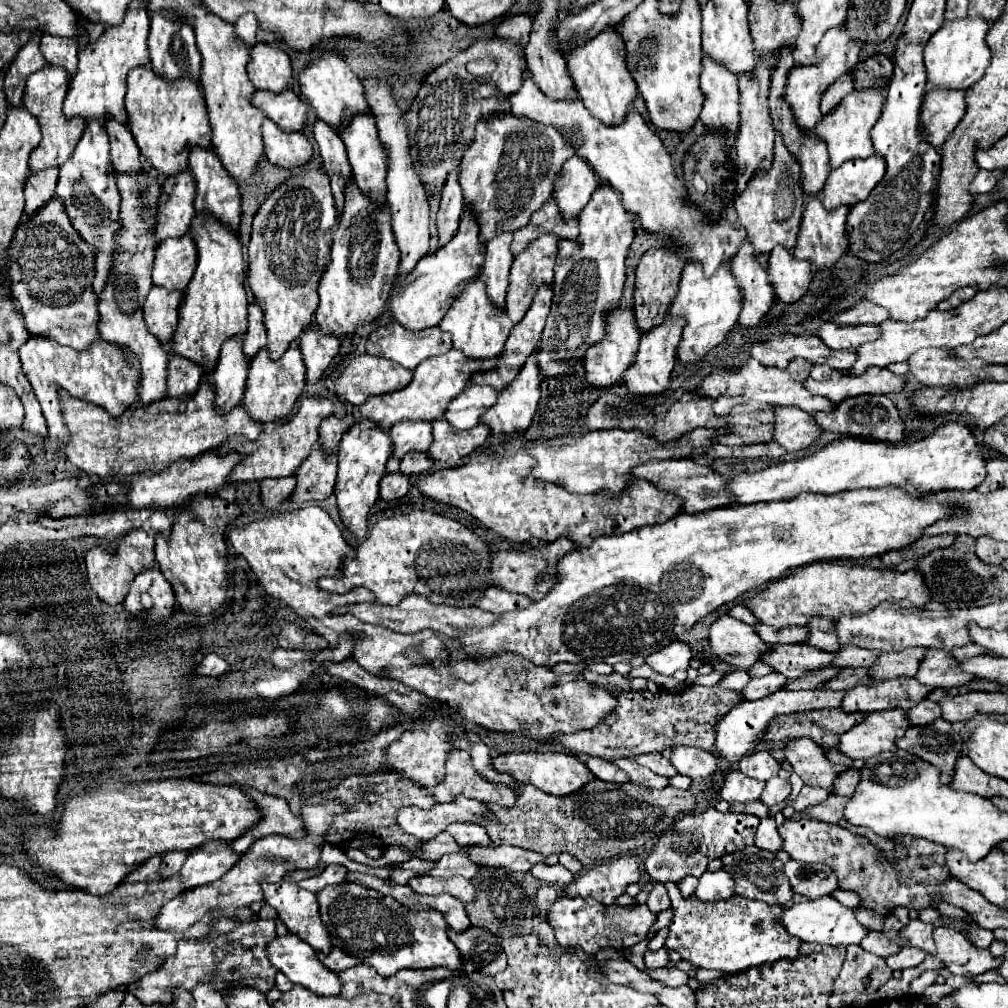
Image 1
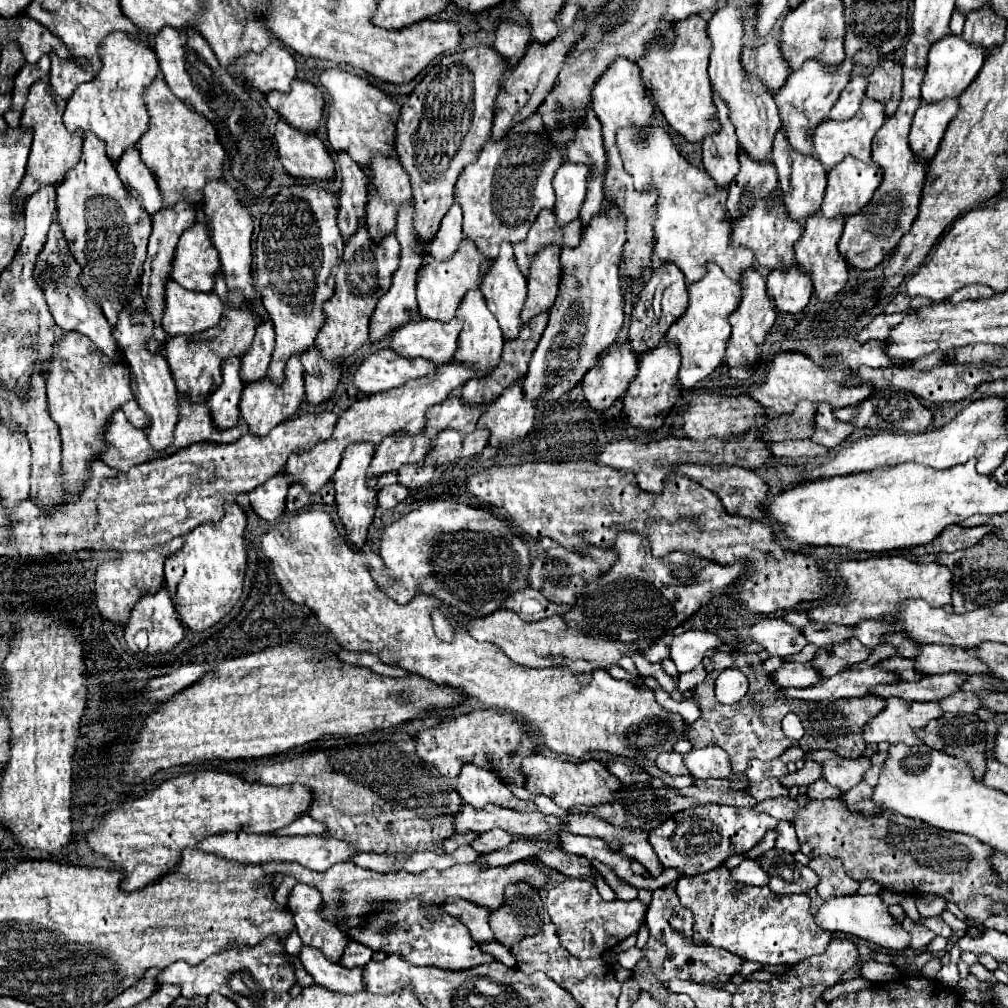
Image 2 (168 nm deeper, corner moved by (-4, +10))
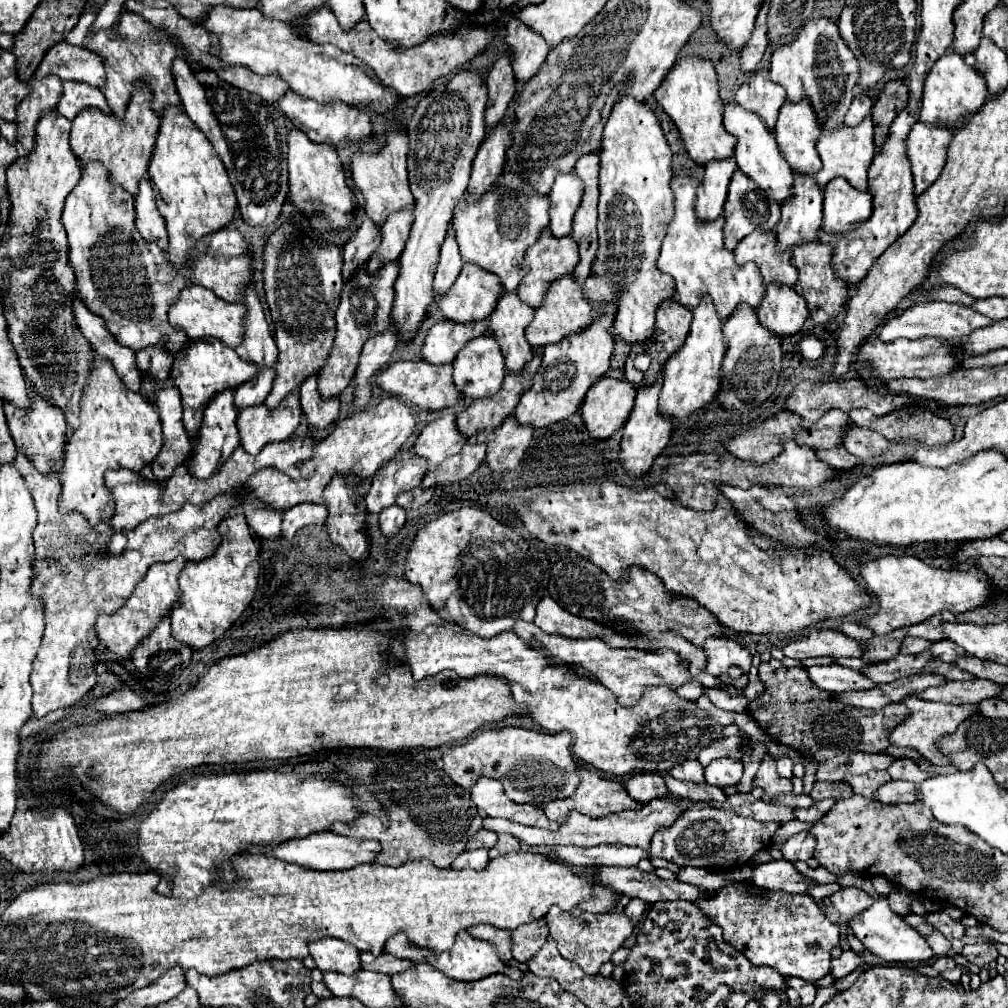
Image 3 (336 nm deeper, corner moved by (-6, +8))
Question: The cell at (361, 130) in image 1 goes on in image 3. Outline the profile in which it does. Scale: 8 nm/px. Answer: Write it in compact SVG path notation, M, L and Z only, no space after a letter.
M413 208L399 210L385 220L385 224L381 226L381 244L375 250L375 256L371 256L371 260L367 262L367 272L375 272L383 264L399 258L399 254L405 248L411 224L413 224Z

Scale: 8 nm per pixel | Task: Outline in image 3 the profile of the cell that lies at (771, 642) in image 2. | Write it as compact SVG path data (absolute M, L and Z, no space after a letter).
M813 630L807 636L799 636L789 640L783 648L783 654L795 660L811 658L811 656L861 656L861 648L853 638L843 636L837 630Z

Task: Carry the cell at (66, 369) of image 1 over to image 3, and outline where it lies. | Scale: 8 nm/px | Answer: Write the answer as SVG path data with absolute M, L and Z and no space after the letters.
M93 360L79 402L79 428L67 432L65 454L61 464L61 512L81 512L91 526L99 520L107 522L113 514L113 498L103 482L107 470L129 468L139 472L155 460L163 436L155 406L141 394L131 392L109 360Z

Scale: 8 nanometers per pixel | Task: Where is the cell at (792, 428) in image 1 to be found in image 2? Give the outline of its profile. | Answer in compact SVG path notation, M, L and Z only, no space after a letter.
M819 404L819 410L815 414L815 434L813 434L813 442L827 446L827 448L835 448L841 442L845 442L851 434L853 434L853 426L849 422L841 422L833 416L833 408L829 404Z

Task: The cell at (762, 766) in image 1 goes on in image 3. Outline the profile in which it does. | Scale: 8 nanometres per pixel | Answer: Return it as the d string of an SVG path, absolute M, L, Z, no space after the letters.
M767 754L767 756L763 758L763 762L761 762L761 766L759 766L759 772L757 772L755 780L753 780L753 784L759 786L759 788L763 788L767 796L787 794L787 792L793 790L791 780L789 780L789 778L781 778L781 776L777 774L777 768L775 768L775 766L777 766L777 760Z

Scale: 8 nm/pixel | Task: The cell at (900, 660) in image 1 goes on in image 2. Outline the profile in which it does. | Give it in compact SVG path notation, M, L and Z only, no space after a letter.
M923 644L919 656L915 658L915 668L925 674L989 674L989 668L973 652L941 644Z

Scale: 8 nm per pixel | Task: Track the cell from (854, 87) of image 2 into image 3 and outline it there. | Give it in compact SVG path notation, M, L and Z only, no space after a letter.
M859 92L859 94L853 98L853 102L851 102L849 110L847 110L847 116L845 116L845 120L843 120L845 126L857 126L857 124L871 112L871 106L873 106L871 98L869 98L867 94Z

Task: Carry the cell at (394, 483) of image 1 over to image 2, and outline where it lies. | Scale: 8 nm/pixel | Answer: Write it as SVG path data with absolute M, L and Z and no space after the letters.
M391 484L391 486L385 486L379 490L377 494L377 504L381 508L395 508L399 502L403 502L407 498L409 490L405 490L403 486L397 486L397 484Z

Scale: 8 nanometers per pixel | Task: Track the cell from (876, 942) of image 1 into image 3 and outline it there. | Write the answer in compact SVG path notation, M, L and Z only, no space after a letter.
M933 930L931 934L925 934L923 938L927 940L927 944L935 952L935 956L947 956L947 954L951 954L951 944L949 944L949 940L941 932Z

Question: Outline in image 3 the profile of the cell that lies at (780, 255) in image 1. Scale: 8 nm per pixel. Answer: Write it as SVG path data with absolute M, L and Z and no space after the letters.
M767 284L765 298L757 308L759 322L777 336L797 334L809 316L803 296L785 284Z

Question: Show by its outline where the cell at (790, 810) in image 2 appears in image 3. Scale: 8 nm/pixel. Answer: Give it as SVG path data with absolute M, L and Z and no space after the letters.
M811 806L811 808L807 808L807 810L795 808L795 818L801 820L801 822L815 822L815 820L819 820L823 814L825 814L825 808L815 808L815 806Z

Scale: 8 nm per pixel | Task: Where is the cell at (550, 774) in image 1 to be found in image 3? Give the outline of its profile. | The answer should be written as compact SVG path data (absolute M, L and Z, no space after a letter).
M579 768L579 786L575 794L565 800L551 800L543 806L543 812L549 820L561 824L569 810L577 810L581 814L599 818L623 810L641 808L637 800L633 800L627 790L613 780L599 778L595 772Z

